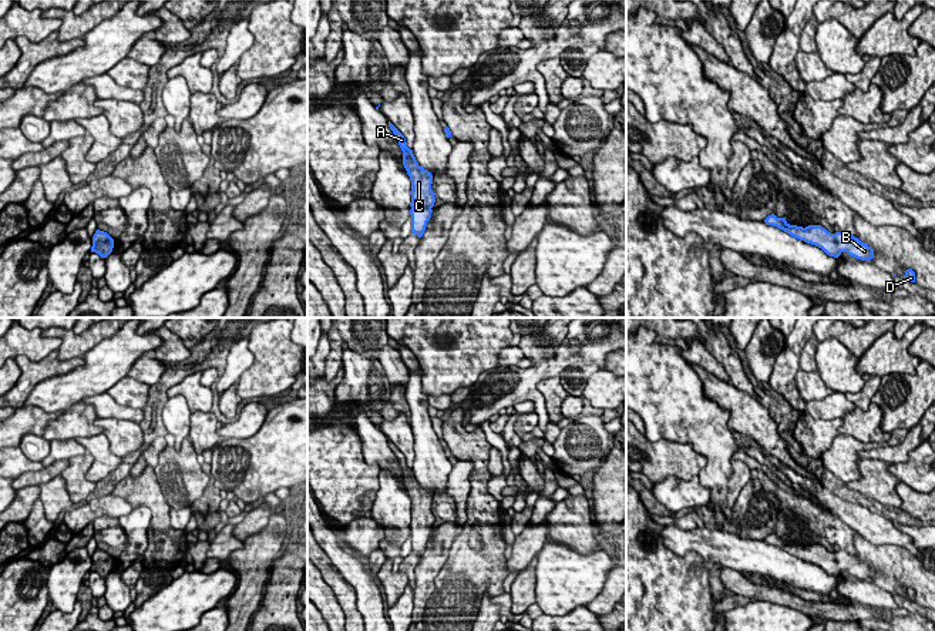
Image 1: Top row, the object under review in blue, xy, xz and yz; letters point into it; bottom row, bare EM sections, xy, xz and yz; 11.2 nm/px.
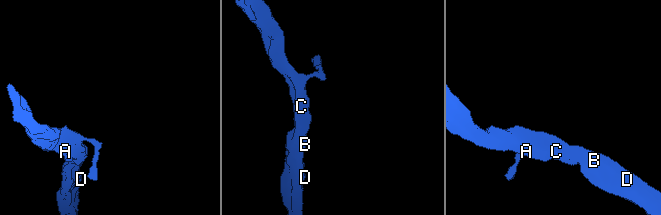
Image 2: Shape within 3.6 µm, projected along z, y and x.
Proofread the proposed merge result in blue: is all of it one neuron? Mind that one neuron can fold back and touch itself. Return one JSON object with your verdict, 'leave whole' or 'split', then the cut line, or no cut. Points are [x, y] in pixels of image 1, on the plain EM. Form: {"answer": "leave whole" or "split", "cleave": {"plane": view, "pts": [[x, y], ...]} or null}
{"answer": "leave whole", "cleave": null}

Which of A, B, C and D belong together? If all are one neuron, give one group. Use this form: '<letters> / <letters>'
A B C D

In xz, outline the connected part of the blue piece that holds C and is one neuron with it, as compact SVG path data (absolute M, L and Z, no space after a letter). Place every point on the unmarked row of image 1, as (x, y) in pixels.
M390 440L389 446L396 454L398 464L403 470L403 484L411 500L411 553L416 553L418 557L421 557L426 550L427 541L431 537L431 527L435 521L435 516L431 509L433 494L431 491L418 484L413 469L407 466L404 454Z

